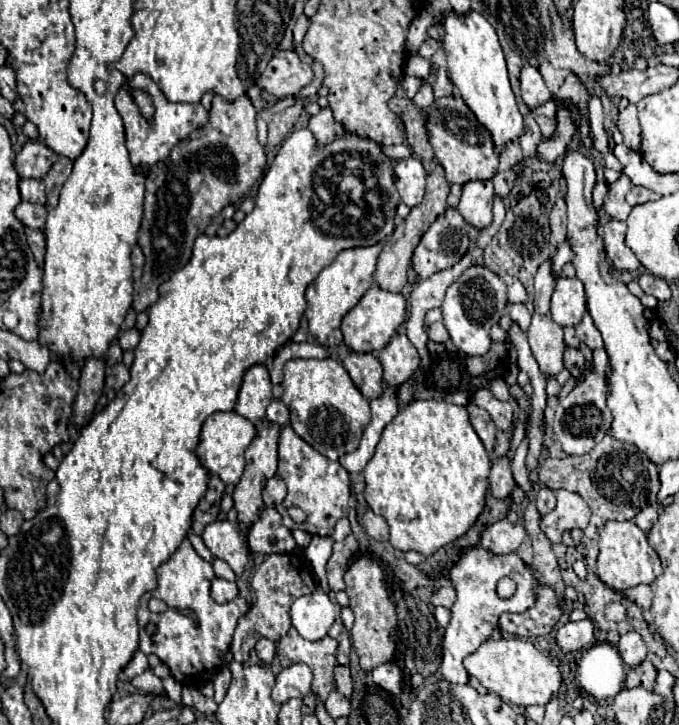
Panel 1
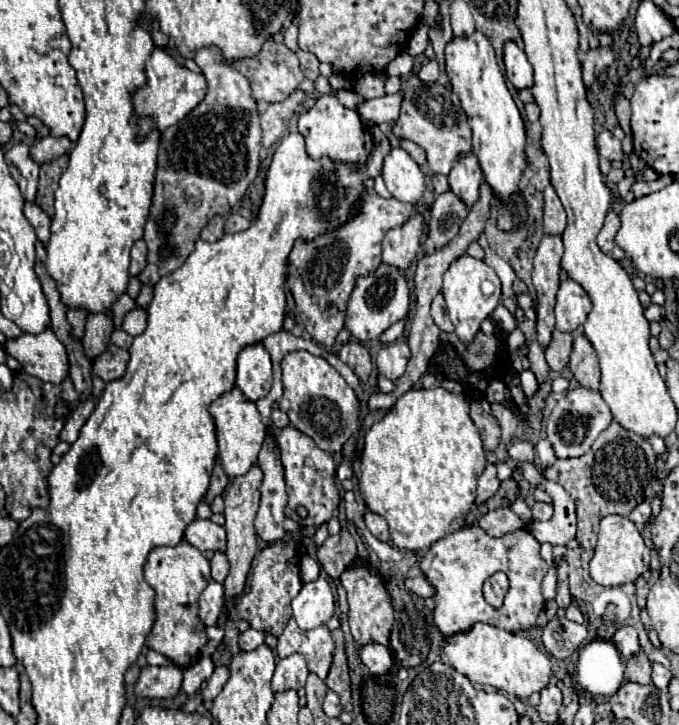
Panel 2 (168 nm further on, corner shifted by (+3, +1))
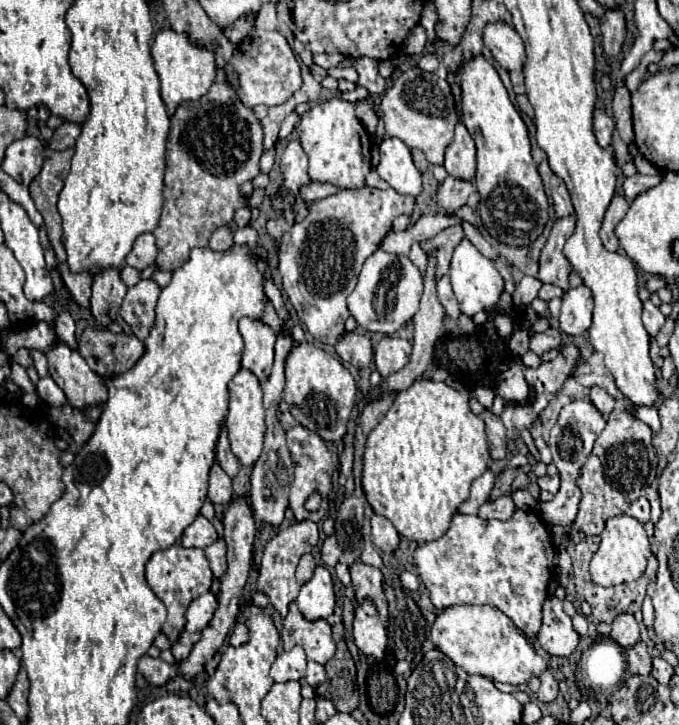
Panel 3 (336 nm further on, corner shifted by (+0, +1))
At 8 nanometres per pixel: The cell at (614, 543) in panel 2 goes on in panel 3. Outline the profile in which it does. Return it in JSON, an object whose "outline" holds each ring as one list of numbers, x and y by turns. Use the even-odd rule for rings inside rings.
{"outline":[[626,514,608,518,604,532,600,534,600,546,598,552,594,554,592,562,590,562,590,574,594,584,598,586,616,586,616,584,624,584,624,582,632,582,638,580,648,564,648,558,652,556,650,550,650,540,648,534,644,530,644,526]]}

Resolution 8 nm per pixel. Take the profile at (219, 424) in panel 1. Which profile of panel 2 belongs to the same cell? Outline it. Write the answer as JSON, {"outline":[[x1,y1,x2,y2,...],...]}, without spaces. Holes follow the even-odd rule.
{"outline":[[233,388,229,394,223,394,209,406,209,414,215,420,215,434,219,444,219,460,221,468,229,478,245,474,255,462,257,454,265,442,265,426,261,422,261,416,253,402,245,402,241,398,241,390]]}

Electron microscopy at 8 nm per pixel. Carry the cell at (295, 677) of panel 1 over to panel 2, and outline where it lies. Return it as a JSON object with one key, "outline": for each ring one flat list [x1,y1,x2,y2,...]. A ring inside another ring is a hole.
{"outline":[[293,654,289,658,279,660,271,680,271,690,275,694,285,690,299,690,305,686,307,676,309,676,309,670,307,670,305,658,301,654]]}

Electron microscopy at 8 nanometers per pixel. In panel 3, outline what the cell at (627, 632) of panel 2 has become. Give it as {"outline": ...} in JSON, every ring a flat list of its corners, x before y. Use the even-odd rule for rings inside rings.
{"outline":[[618,614,612,622,612,632,610,632,610,638,616,640,622,648,630,648,634,646,638,640,640,640,640,634,638,634,638,624,634,620,632,614]]}

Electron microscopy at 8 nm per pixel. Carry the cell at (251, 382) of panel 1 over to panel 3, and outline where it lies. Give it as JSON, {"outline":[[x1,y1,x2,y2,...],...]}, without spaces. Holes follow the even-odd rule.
{"outline":[[242,318,238,322,238,330,244,338,242,368,252,370,258,376,258,380,264,382,272,370,276,332,262,320,254,318]]}

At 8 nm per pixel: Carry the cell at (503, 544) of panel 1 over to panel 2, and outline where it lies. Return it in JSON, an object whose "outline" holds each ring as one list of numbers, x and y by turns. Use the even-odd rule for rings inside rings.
{"outline":[[499,508,499,510,491,510,487,512,481,520,479,520,479,526,493,538,501,538,509,532,515,532,515,530,523,530,525,528,525,522,511,512,511,508]]}

